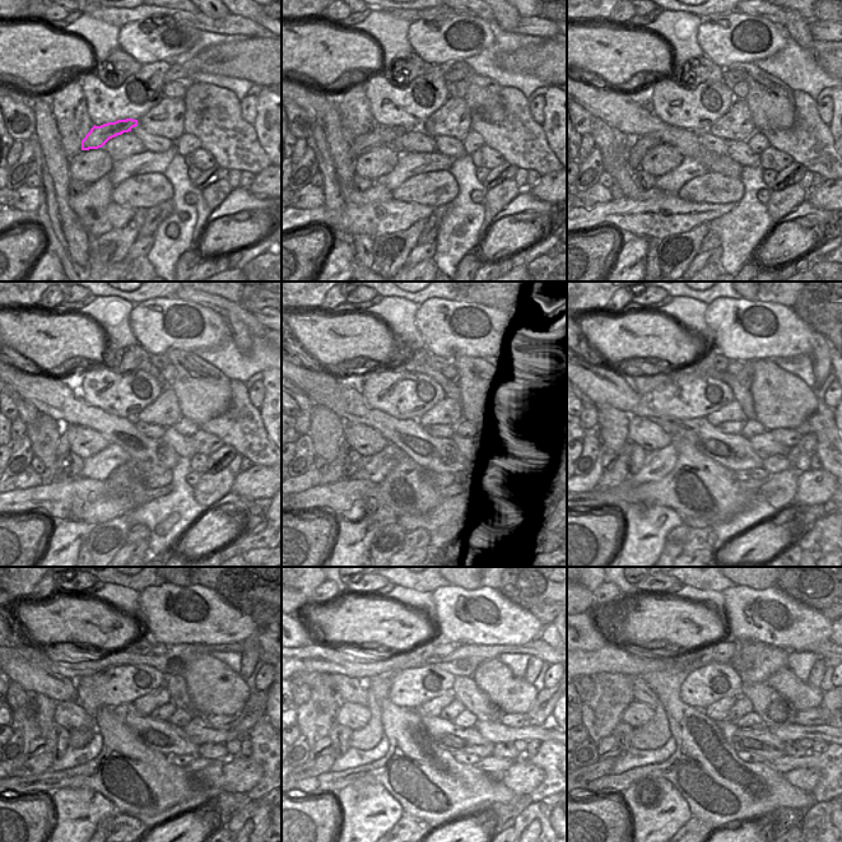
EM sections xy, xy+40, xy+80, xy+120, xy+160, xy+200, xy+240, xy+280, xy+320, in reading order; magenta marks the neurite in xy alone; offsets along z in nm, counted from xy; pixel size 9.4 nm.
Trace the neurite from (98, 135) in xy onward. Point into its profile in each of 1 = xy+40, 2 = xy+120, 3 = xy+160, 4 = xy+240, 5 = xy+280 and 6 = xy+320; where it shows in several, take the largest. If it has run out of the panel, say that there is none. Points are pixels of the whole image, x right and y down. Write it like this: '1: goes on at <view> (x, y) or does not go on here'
1: goes on at xy+40 (381, 135)
2: goes on at xy+120 (63, 449)
3: goes on at xy+160 (335, 471)
4: goes on at xy+240 (38, 764)
5: goes on at xy+280 (317, 766)
6: goes on at xy+320 (601, 767)

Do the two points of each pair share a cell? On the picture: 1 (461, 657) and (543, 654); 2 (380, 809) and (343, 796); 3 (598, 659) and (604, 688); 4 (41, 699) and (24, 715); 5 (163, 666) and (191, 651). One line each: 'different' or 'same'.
1: same
2: same
3: different
4: different
5: same

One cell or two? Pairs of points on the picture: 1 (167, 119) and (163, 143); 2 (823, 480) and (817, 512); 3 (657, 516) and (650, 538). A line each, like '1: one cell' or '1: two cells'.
1: two cells
2: two cells
3: one cell

